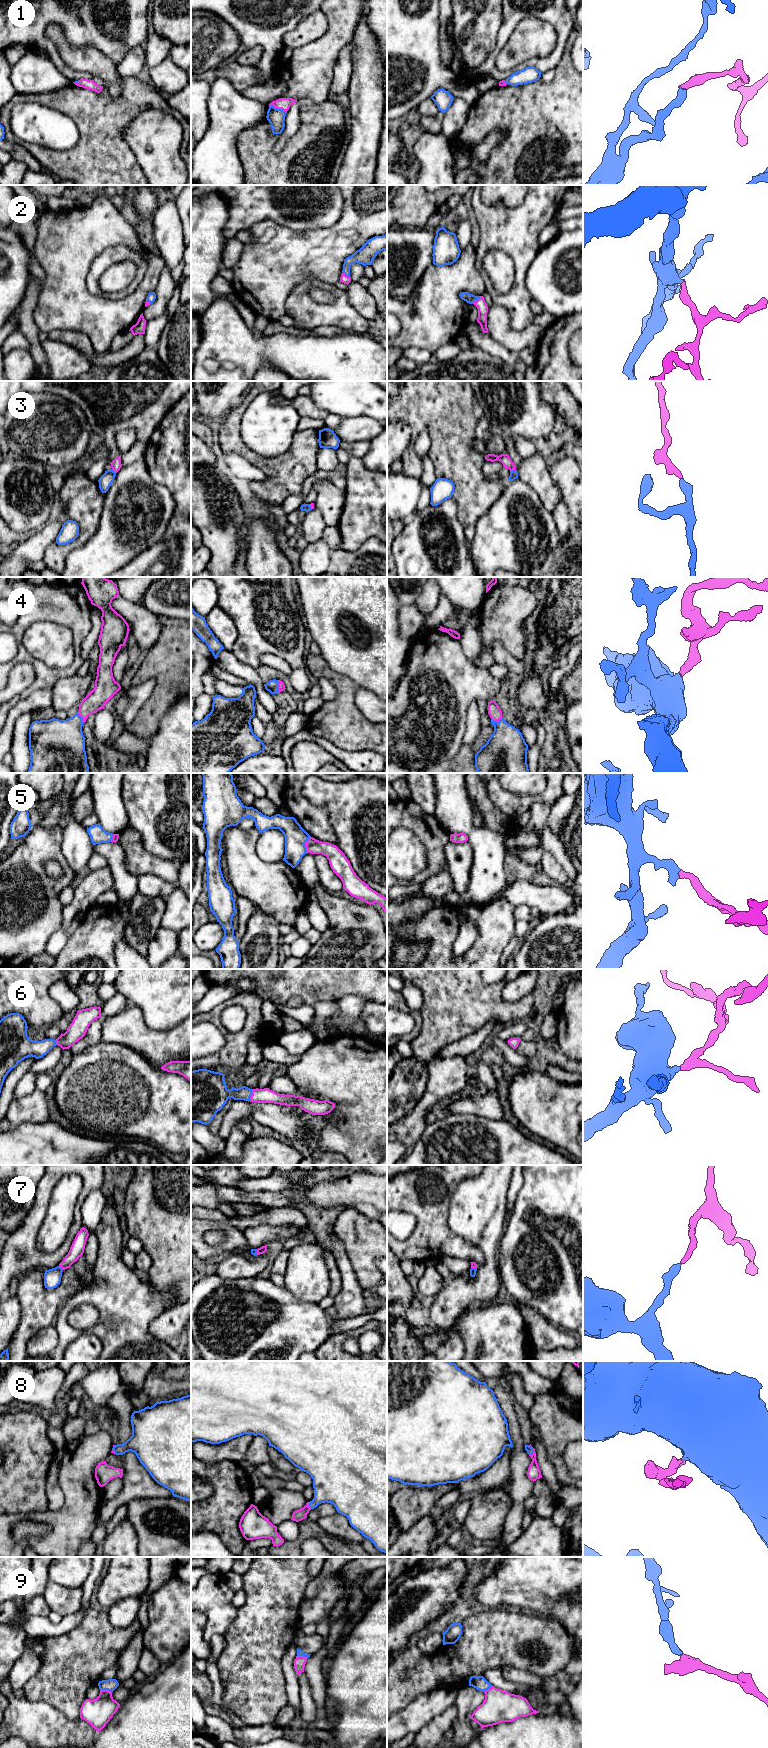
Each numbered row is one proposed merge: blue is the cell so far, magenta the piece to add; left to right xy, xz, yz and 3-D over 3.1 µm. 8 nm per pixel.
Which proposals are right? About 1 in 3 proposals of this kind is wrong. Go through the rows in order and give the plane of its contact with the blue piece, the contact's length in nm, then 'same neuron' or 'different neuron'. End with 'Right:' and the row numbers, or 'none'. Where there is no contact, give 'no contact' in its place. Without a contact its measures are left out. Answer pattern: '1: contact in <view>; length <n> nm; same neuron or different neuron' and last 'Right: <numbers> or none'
1: contact in xz; length 160 nm; same neuron
2: contact in yz; length 90 nm; same neuron
3: contact in yz; length 50 nm; same neuron
4: contact in yz; length 100 nm; same neuron
5: contact in xz; length 130 nm; same neuron
6: contact in xz; length 100 nm; same neuron
7: contact in xy; length 50 nm; same neuron
8: contact in yz; length 90 nm; same neuron
9: contact in xy; length 100 nm; same neuron
Right: 1, 2, 3, 4, 5, 6, 7, 8, 9

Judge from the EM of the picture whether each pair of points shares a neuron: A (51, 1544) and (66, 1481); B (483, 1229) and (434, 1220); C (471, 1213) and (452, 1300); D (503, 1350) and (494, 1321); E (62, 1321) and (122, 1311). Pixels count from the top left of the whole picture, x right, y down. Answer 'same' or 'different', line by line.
A: same
B: different
C: same
D: same
E: same

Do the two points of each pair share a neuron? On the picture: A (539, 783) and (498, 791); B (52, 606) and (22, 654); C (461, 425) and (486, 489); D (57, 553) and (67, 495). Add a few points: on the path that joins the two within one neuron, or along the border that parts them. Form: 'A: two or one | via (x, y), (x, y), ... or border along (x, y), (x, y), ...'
A: two | border along (500, 783), (504, 789), (527, 797)
B: one | via (38, 617), (30, 618), (19, 629), (19, 640)
C: one | via (461, 441), (461, 463), (470, 473)
D: one | via (73, 545), (83, 535), (83, 511)

